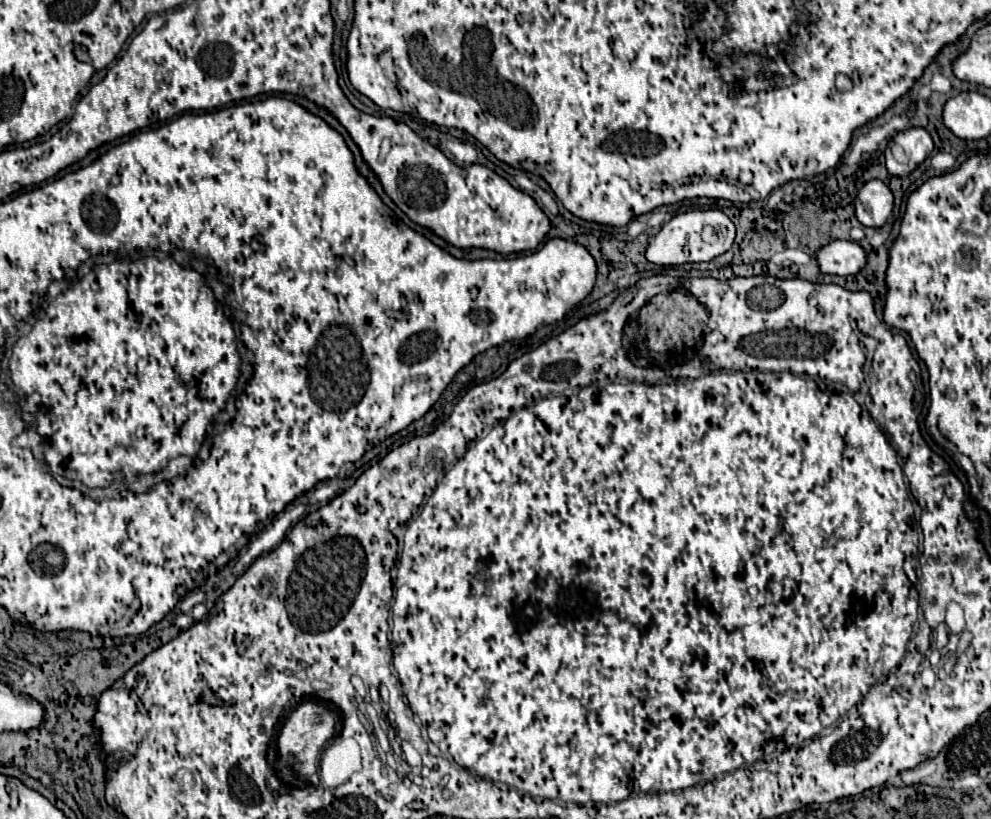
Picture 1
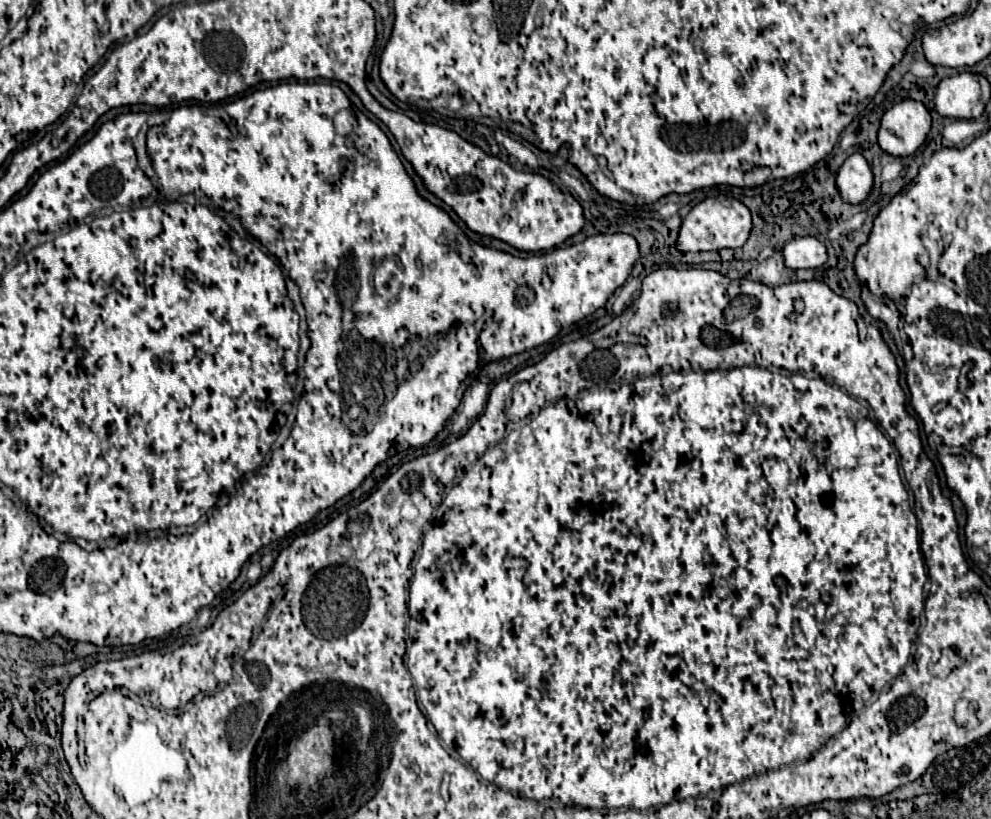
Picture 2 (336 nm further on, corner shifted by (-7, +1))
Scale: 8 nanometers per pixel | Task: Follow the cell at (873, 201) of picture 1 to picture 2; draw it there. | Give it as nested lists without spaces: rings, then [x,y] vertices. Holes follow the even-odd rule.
[[[861,153],[849,155],[845,163],[839,167],[835,183],[845,201],[855,205],[861,203],[873,187],[873,173],[865,157]]]

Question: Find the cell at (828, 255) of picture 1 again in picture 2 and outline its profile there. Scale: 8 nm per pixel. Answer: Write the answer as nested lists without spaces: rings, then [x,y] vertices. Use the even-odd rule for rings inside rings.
[[[797,237],[783,247],[785,267],[789,269],[817,269],[827,261],[825,245],[815,237]]]

